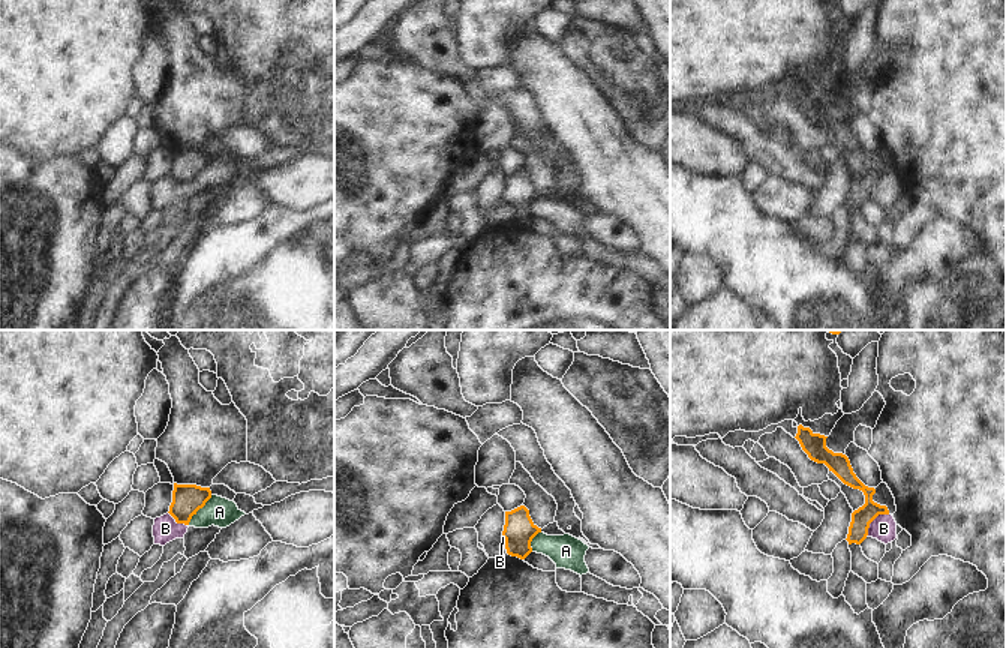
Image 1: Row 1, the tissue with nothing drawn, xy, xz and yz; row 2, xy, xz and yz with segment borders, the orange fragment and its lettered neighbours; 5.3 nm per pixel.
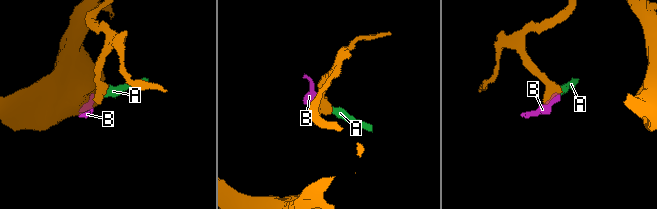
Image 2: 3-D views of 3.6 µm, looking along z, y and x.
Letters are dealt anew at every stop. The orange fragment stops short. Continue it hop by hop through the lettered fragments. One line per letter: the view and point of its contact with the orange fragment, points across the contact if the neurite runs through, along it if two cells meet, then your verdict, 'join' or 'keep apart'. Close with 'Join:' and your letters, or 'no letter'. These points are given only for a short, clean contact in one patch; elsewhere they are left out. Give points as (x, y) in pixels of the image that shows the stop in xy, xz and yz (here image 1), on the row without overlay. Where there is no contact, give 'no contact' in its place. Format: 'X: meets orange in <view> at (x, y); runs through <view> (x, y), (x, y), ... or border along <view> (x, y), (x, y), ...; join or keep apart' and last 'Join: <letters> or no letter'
A: meets orange in xy at (198, 173); border along xy (212, 159), (188, 189); keep apart
B: meets orange in yz at (873, 183); border along yz (888, 177), (880, 177), (870, 188), (865, 200); keep apart
Join: no letter

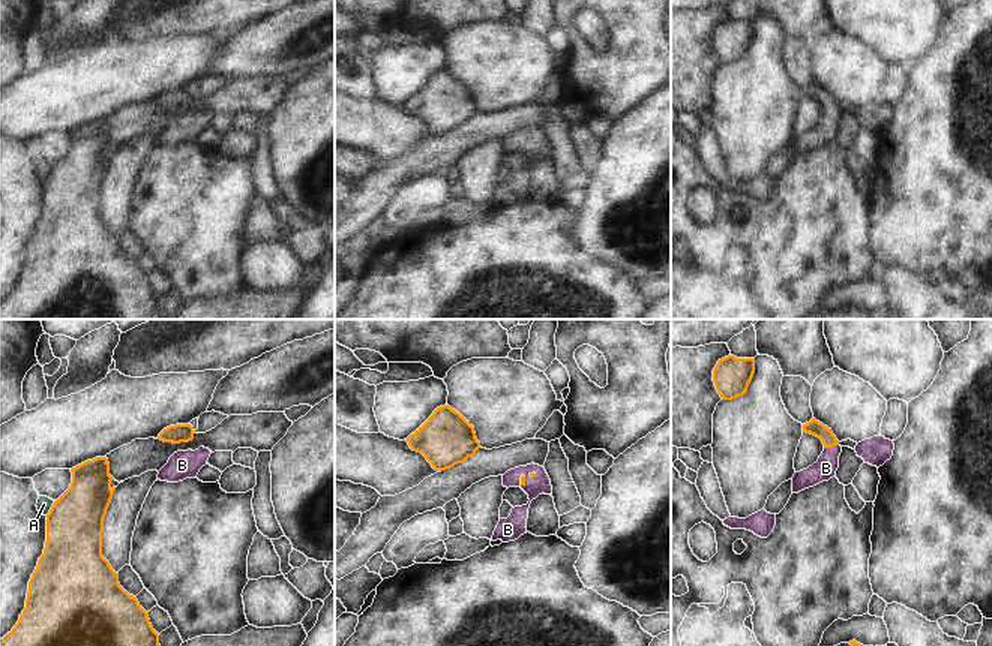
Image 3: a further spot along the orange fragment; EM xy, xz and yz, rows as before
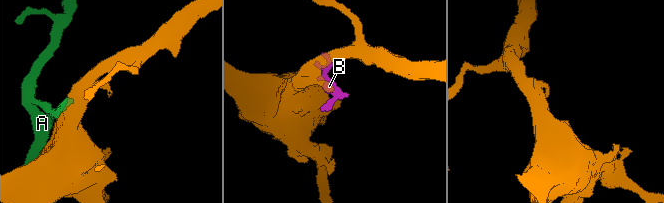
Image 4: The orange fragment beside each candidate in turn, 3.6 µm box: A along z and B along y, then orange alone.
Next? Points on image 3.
A: meets orange in xy at (51, 173); keep apart
B: meets orange in yz at (830, 111); runs through yz (814, 92), (830, 111), (826, 132); join
Join: B

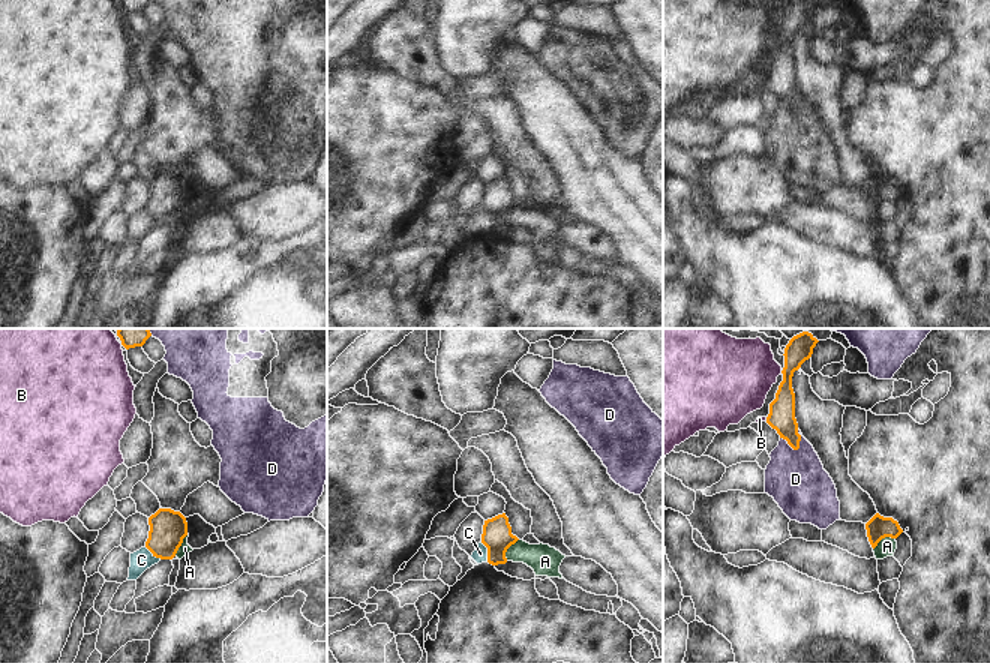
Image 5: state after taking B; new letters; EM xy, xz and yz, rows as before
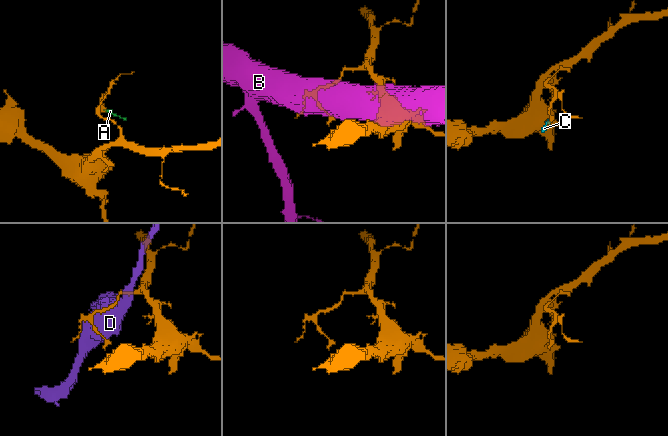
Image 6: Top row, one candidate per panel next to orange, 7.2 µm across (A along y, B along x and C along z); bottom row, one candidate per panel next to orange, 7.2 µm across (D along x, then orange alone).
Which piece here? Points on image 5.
A: meets orange in yz at (882, 201); border along yz (894, 201), (884, 201), (873, 213); keep apart
B: meets orange in yz at (767, 83); keep apart
C: meets orange in xz at (488, 216); border along xz (480, 206), (486, 212), (488, 225); keep apart
D: meets orange in yz at (791, 110); keep apart
Join: no letter

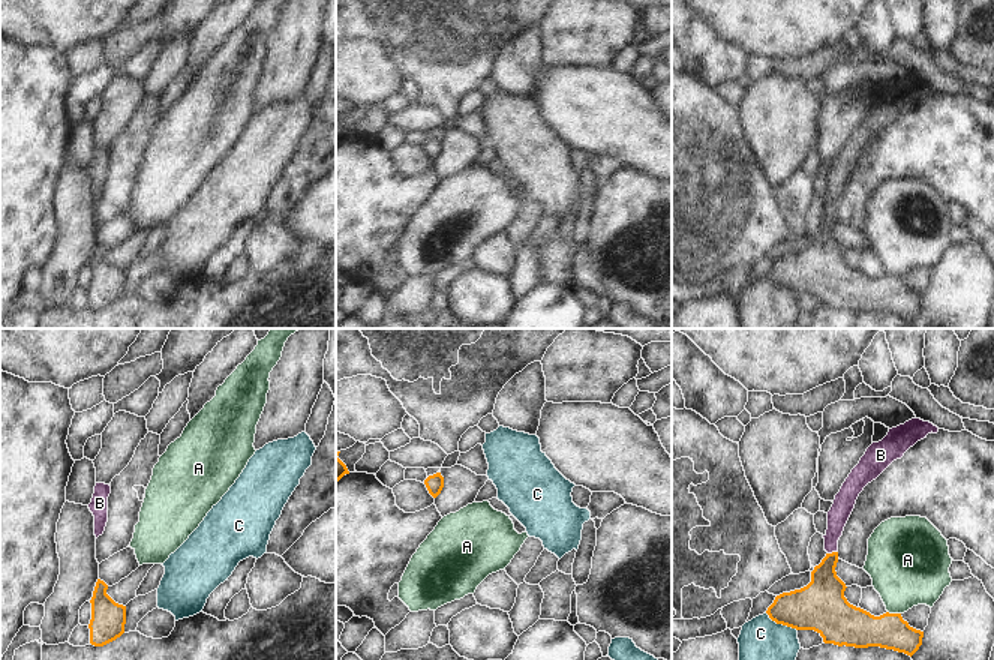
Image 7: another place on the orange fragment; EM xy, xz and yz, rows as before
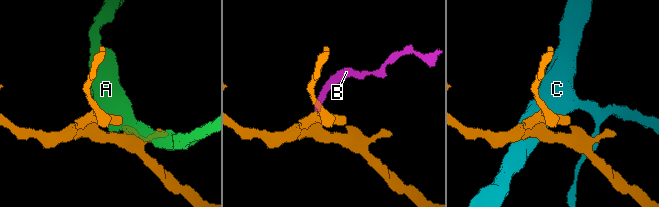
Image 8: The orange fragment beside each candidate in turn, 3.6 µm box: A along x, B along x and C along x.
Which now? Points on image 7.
A: meets orange in yz at (894, 278); border along yz (888, 275), (900, 278); keep apart
B: meets orange in yz at (832, 216); runs through yz (823, 261), (825, 234), (832, 216), (832, 197), (841, 173); join
C: meets orange in yz at (781, 287); border along yz (765, 276), (777, 287), (796, 294); keep apart
Join: B

